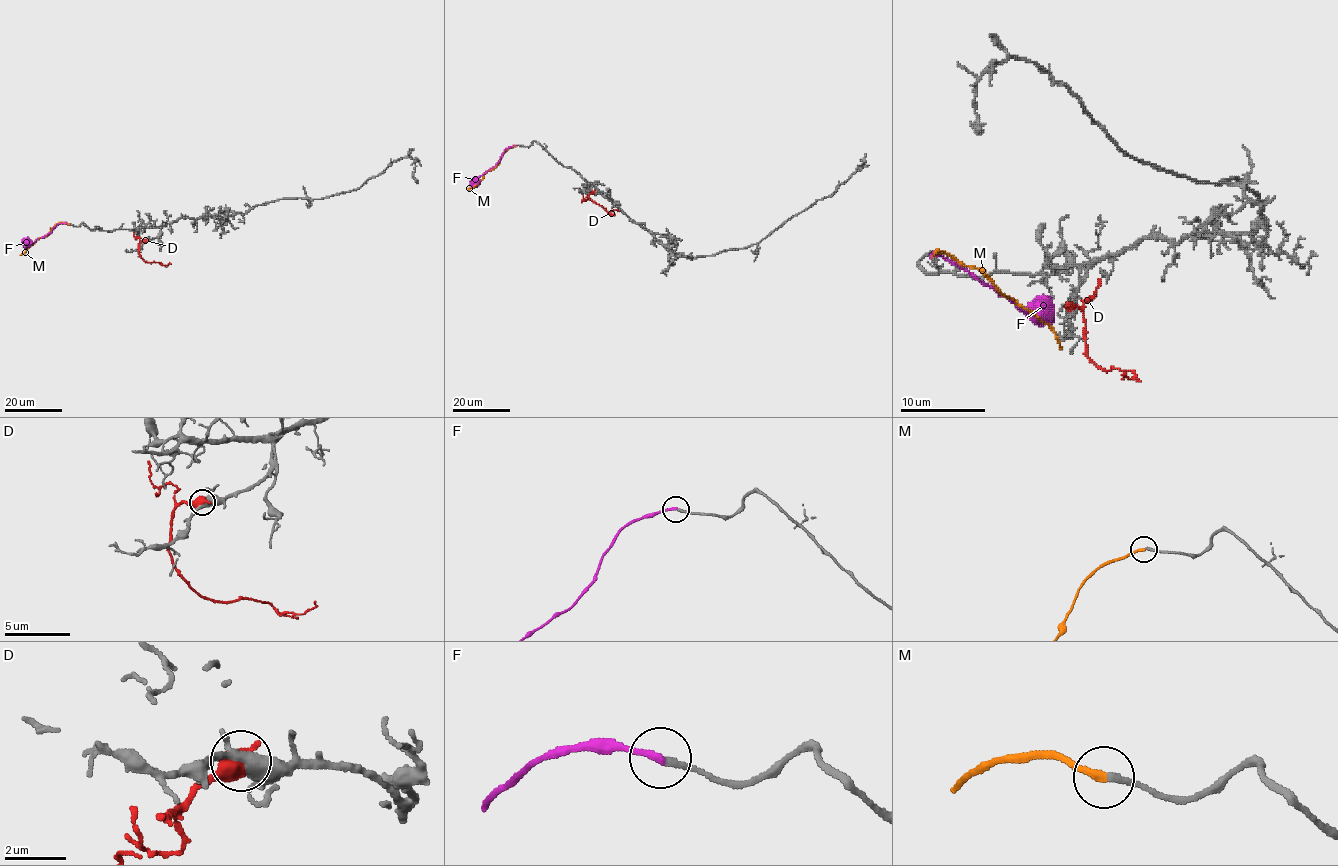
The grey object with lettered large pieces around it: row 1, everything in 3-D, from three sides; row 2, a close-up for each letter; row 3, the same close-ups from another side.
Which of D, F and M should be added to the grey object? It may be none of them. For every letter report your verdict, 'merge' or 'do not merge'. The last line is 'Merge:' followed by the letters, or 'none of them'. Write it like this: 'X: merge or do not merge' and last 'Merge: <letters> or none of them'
D: do not merge
F: merge
M: do not merge
Merge: F

